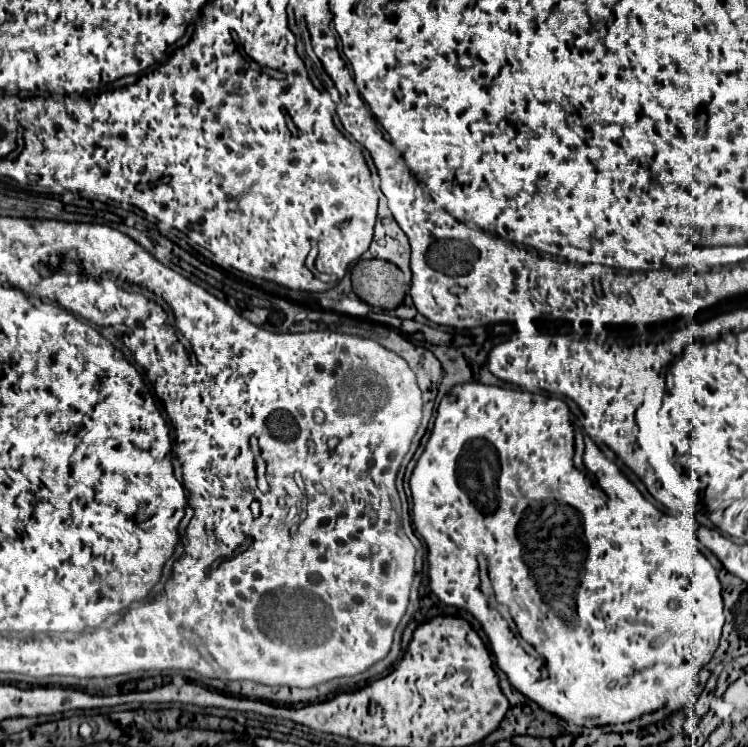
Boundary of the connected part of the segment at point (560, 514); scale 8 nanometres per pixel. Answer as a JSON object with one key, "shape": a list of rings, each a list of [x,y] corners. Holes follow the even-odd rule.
{"shape":[[[481,382],[455,384],[441,398],[441,402],[437,406],[435,426],[431,430],[431,436],[427,440],[427,446],[425,446],[423,454],[417,460],[417,466],[415,466],[415,470],[411,474],[411,480],[409,480],[409,486],[411,486],[411,498],[413,498],[413,524],[415,524],[415,530],[419,532],[419,536],[427,544],[427,564],[429,564],[431,592],[443,604],[455,606],[459,610],[467,610],[469,614],[473,614],[475,620],[479,620],[483,632],[489,638],[489,650],[495,656],[495,662],[497,662],[499,670],[505,672],[509,684],[515,690],[519,690],[523,696],[533,700],[541,710],[547,710],[547,712],[551,712],[551,714],[555,714],[555,716],[559,716],[567,722],[573,722],[577,726],[591,726],[593,728],[593,726],[607,726],[607,724],[623,724],[623,722],[631,722],[635,718],[641,718],[645,714],[651,714],[651,712],[663,708],[667,704],[667,696],[675,688],[679,688],[681,684],[697,684],[701,668],[709,664],[709,660],[713,658],[713,654],[719,646],[719,640],[721,640],[721,628],[725,624],[725,614],[723,614],[721,582],[717,578],[717,564],[723,570],[727,569],[710,550],[697,544],[697,530],[699,530],[699,526],[705,525],[701,525],[697,520],[700,512],[697,516],[695,516],[695,513],[692,515],[692,510],[695,510],[695,506],[699,502],[699,498],[693,494],[695,490],[683,490],[685,500],[675,500],[675,514],[669,516],[671,512],[665,510],[665,506],[659,504],[649,494],[649,490],[645,488],[641,478],[629,466],[625,466],[617,458],[617,454],[603,440],[597,438],[589,420],[587,420],[584,431],[592,438],[592,440],[587,438],[587,442],[585,442],[585,454],[583,454],[585,472],[577,470],[573,466],[571,412],[569,412],[569,406],[561,398],[551,398],[551,396],[543,396],[543,394],[531,394],[531,392],[511,390],[511,388],[501,388],[501,386],[485,385]],[[621,471],[630,476],[627,478],[636,488],[621,474]],[[690,517],[693,517],[694,524],[685,524],[685,519],[688,521]],[[479,554],[483,556],[483,560],[487,564],[487,576],[491,580],[491,594],[493,594],[491,600],[481,590]],[[489,604],[509,606],[509,614],[511,614],[513,622],[517,624],[517,630],[519,630],[521,638],[527,640],[535,648],[539,658],[531,658],[519,646],[519,642],[513,636],[513,632],[509,630],[509,624],[505,622],[505,618],[495,610],[495,606],[489,606]],[[541,664],[547,670],[545,678],[539,678]]]}

